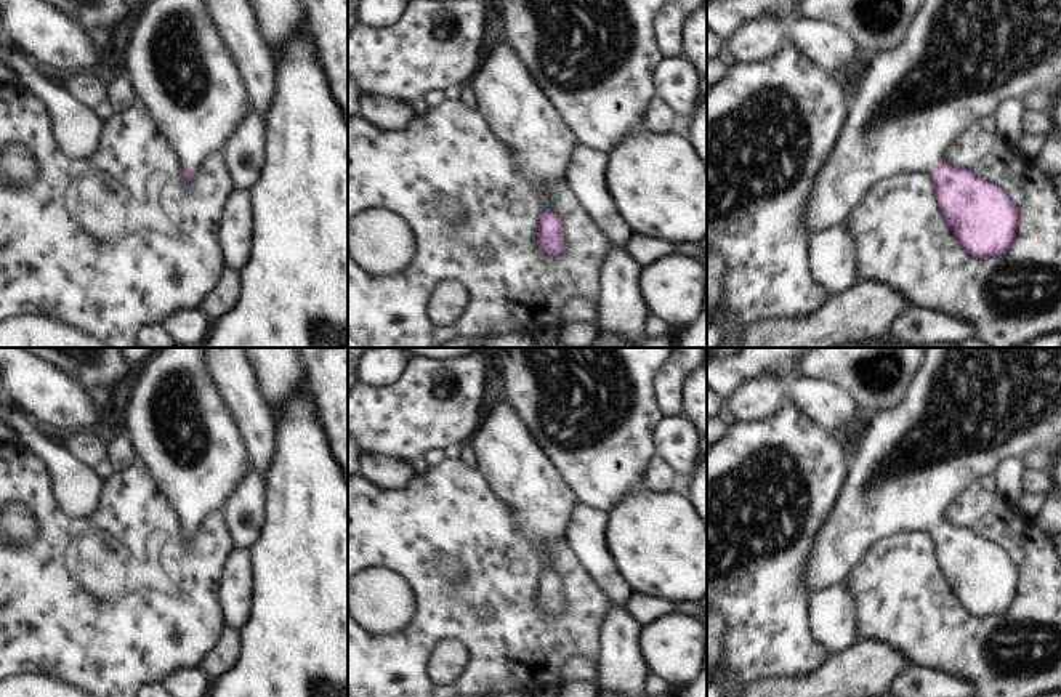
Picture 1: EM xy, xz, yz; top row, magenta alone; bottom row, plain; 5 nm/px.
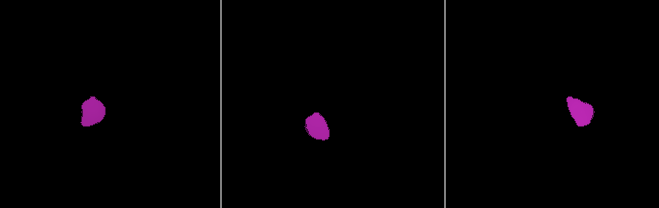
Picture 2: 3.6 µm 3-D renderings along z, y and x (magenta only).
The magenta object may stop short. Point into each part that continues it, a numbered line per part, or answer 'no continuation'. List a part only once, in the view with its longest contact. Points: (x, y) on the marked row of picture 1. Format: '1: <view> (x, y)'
1: yz (959, 60)

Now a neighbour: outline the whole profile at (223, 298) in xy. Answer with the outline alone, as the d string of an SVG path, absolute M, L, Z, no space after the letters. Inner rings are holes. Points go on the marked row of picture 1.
M224 269L213 292L199 306L210 324L231 312L240 298L240 274Z

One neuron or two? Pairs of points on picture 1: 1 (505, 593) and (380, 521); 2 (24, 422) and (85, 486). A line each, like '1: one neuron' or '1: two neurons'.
1: one neuron
2: one neuron

